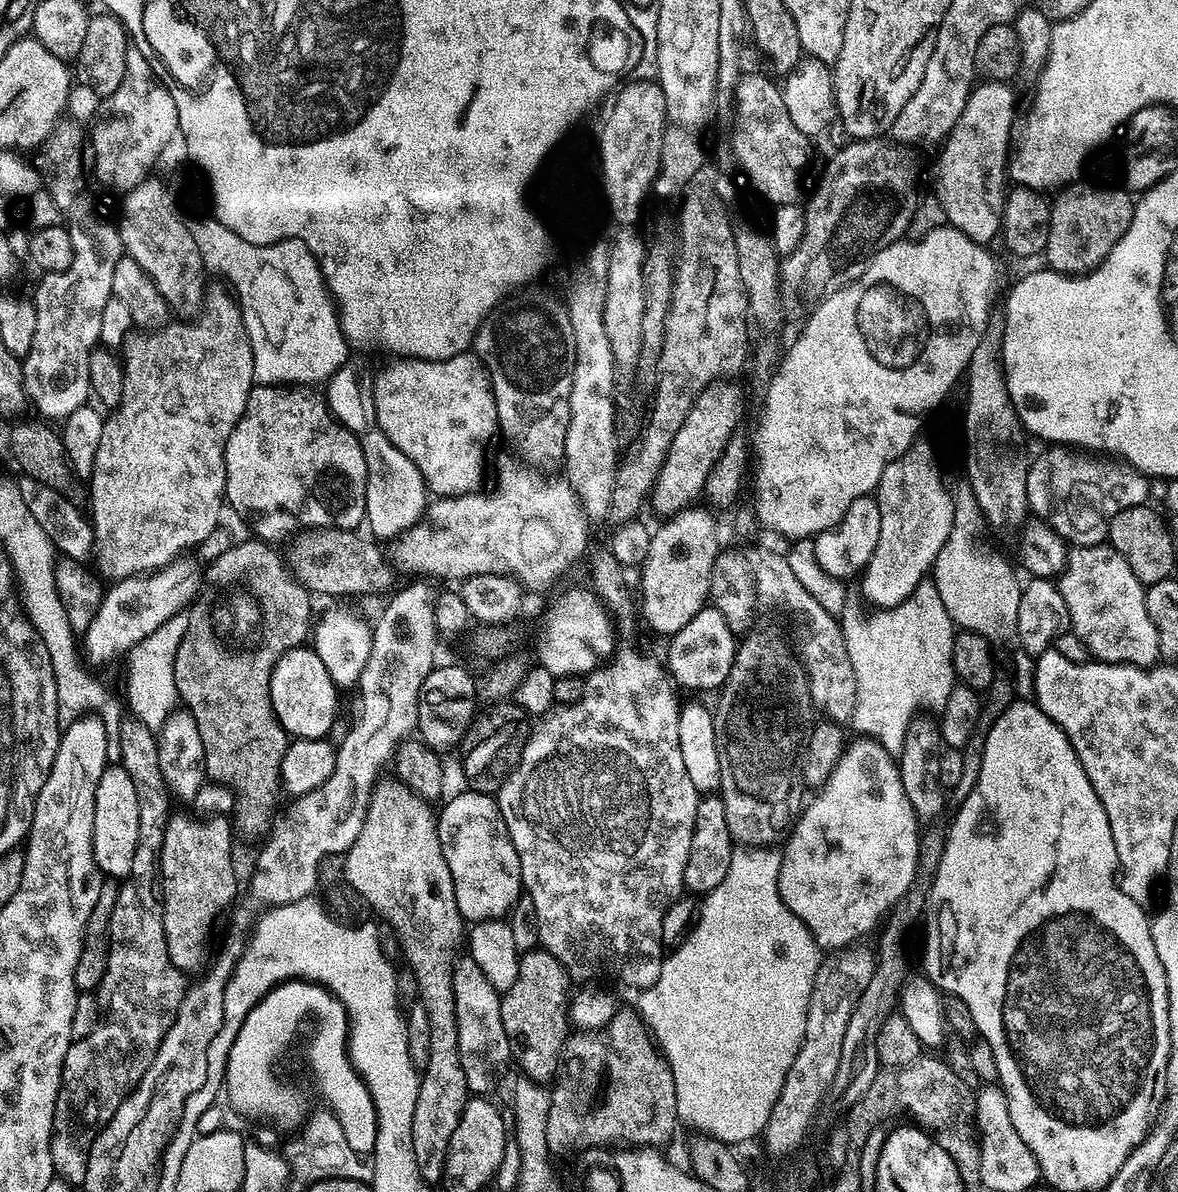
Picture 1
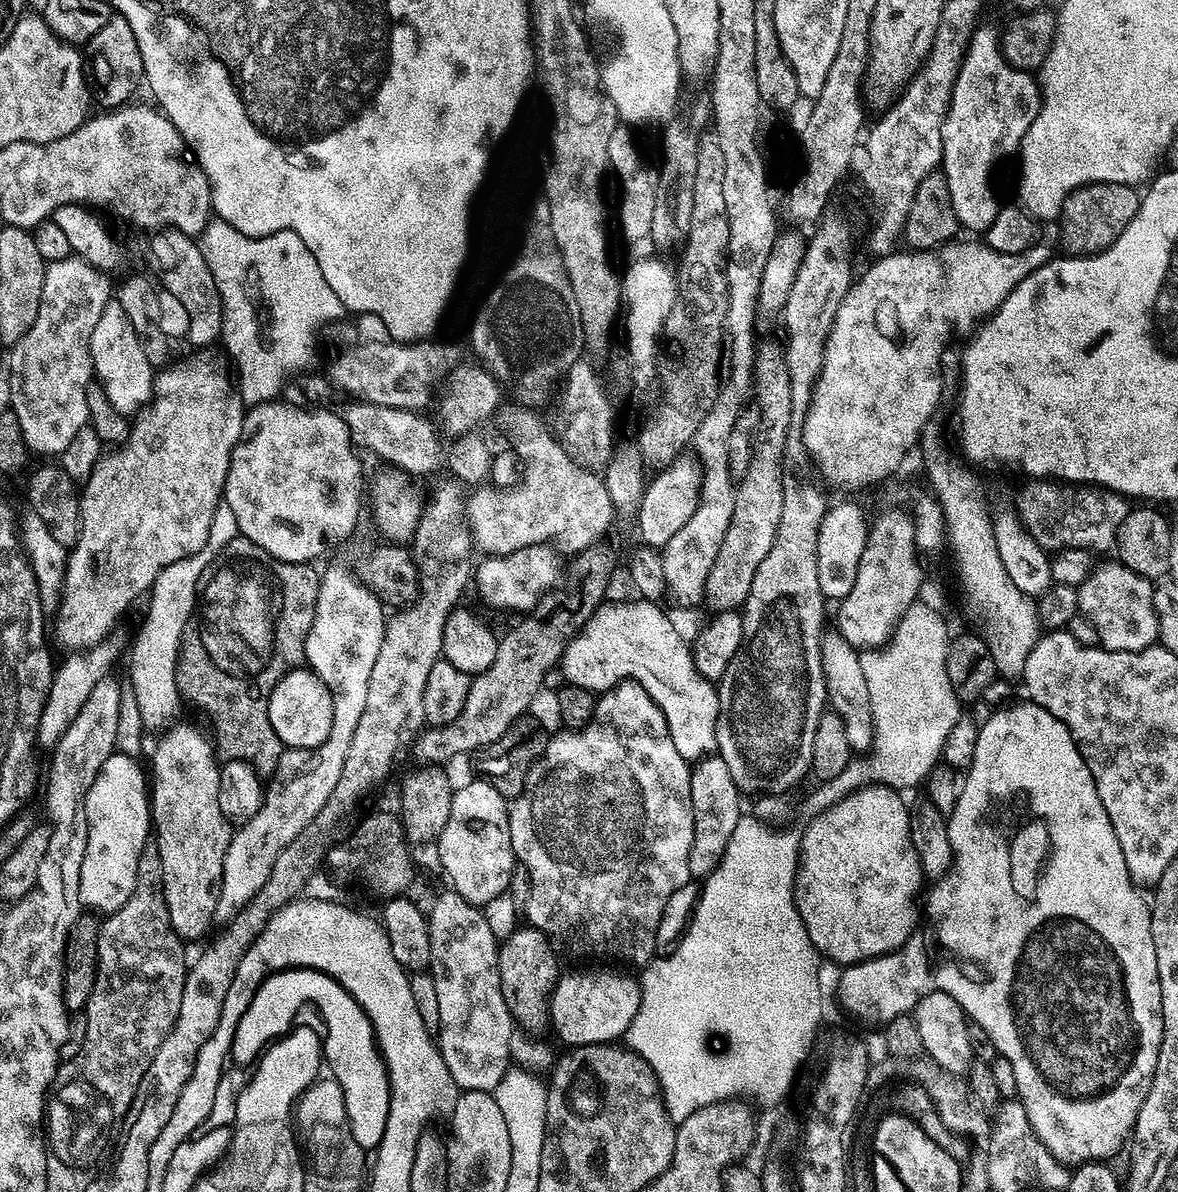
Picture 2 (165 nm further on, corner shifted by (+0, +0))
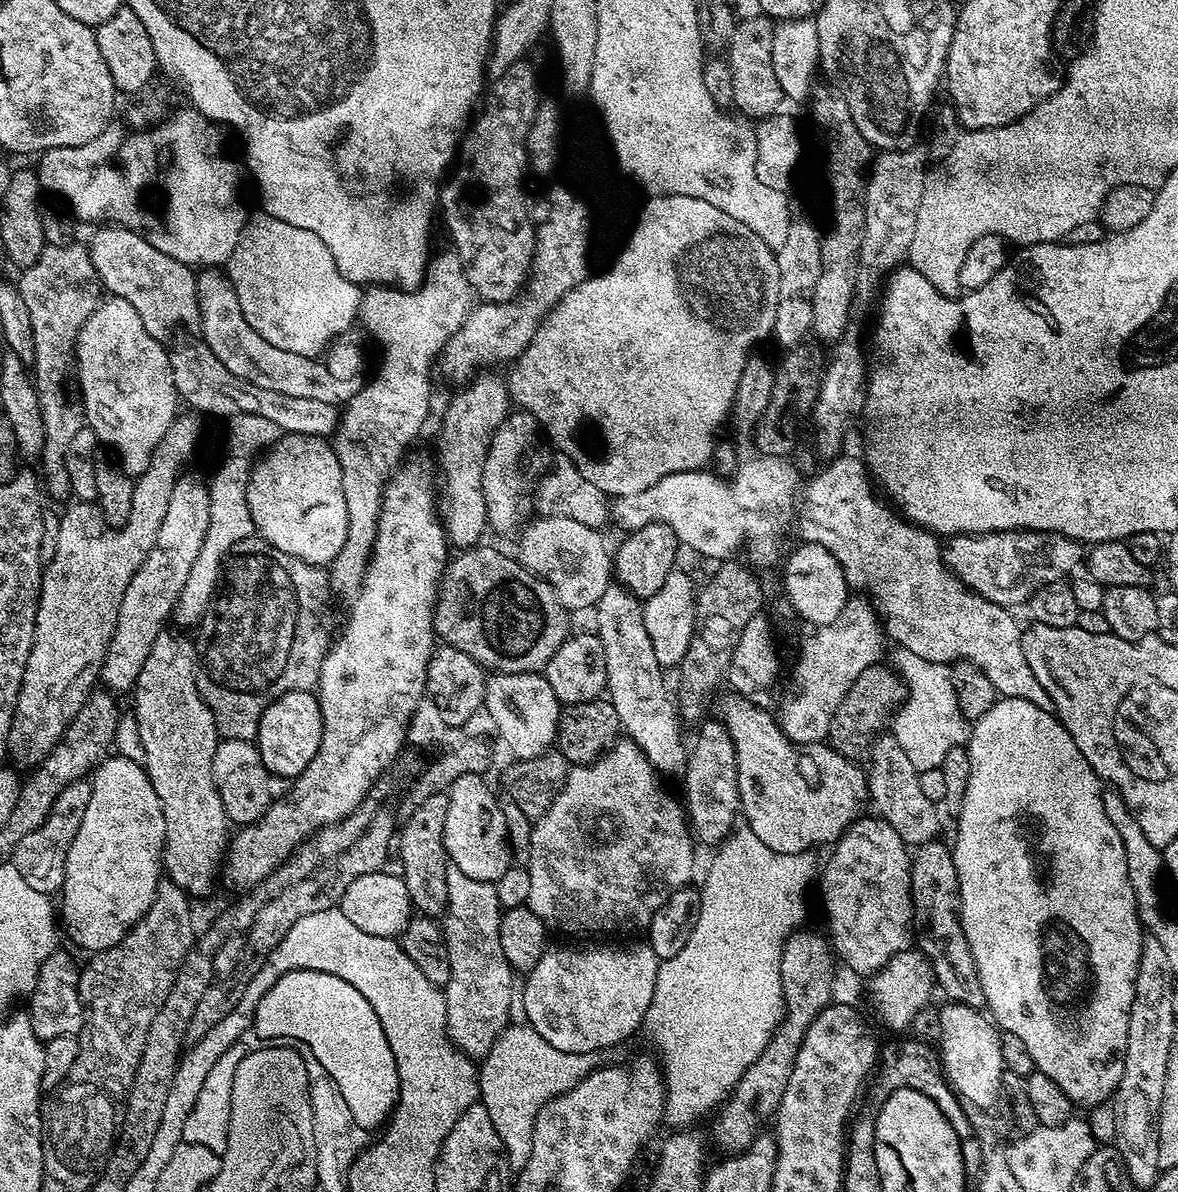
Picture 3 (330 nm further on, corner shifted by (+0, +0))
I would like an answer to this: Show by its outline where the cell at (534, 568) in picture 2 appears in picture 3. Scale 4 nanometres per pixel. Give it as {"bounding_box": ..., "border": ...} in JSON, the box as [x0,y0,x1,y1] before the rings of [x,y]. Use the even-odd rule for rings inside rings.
{"bounding_box":[518,516,614,610],"border":[[[540,516],[533,519],[523,529],[522,535],[519,537],[521,540],[518,559],[529,572],[541,576],[550,585],[554,594],[558,594],[558,598],[563,602],[565,608],[569,610],[575,610],[575,608],[592,610],[595,609],[597,602],[602,598],[602,594],[606,592],[609,584],[613,583],[614,580],[614,556],[610,548],[608,552],[608,544],[600,535],[601,533],[597,529],[582,526],[582,522],[574,522],[574,518]]]}

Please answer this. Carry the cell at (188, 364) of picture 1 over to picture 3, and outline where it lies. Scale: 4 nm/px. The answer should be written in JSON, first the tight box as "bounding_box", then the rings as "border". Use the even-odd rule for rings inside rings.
{"bounding_box":[8,414,201,765],"border":[[[196,414],[188,415],[192,416],[177,415],[170,430],[164,435],[164,442],[156,447],[150,466],[135,481],[133,506],[127,521],[119,527],[110,526],[96,502],[72,502],[67,505],[68,509],[60,512],[58,546],[54,546],[54,558],[47,561],[44,577],[40,579],[40,601],[32,653],[22,674],[22,686],[18,690],[18,702],[8,735],[8,750],[11,759],[17,760],[17,765],[41,764],[52,753],[54,746],[58,746],[74,714],[82,710],[86,698],[97,687],[100,667],[104,664],[114,626],[118,626],[122,594],[126,594],[126,586],[130,586],[130,578],[134,578],[138,566],[146,562],[146,554],[158,538],[158,526],[162,526],[162,518],[166,518],[166,506],[170,506],[170,490],[174,490],[176,479],[185,471],[184,463],[196,452],[196,443],[200,440],[201,417]]]}

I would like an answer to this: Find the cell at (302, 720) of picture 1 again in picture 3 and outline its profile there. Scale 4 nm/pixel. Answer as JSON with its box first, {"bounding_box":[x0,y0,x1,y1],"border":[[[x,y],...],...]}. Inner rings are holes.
{"bounding_box":[254,692,324,778],"border":[[[287,692],[268,707],[266,714],[262,714],[254,745],[273,777],[295,778],[306,770],[306,766],[310,766],[323,737],[324,723],[319,699],[312,692]]]}

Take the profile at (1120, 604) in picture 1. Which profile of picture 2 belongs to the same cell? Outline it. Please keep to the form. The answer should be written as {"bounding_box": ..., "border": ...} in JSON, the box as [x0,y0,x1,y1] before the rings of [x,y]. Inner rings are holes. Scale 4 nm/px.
{"bounding_box":[1076,562,1159,652],"border":[[[1119,562],[1101,563],[1076,589],[1079,615],[1085,616],[1096,631],[1099,647],[1112,652],[1137,652],[1157,643],[1159,618],[1155,614],[1153,581],[1134,574]]]}

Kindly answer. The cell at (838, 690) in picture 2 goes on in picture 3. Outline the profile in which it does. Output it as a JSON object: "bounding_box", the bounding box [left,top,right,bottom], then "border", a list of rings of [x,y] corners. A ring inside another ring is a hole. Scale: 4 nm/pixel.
{"bounding_box":[866,734,940,846],"border":[[[890,734],[877,736],[870,749],[872,761],[866,764],[868,774],[868,790],[871,803],[876,803],[879,815],[903,838],[909,846],[925,844],[927,840],[937,839],[940,833],[940,816],[936,813],[937,805],[932,803],[925,794],[922,794],[922,785],[919,781],[914,762],[906,758],[906,750],[898,746],[898,742]]]}

